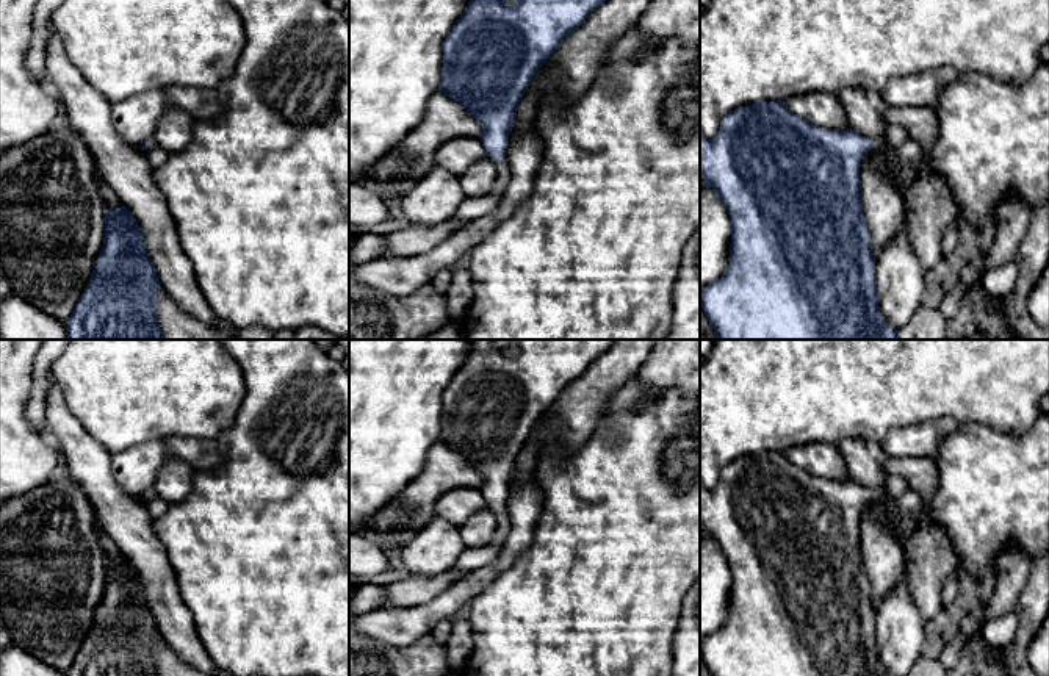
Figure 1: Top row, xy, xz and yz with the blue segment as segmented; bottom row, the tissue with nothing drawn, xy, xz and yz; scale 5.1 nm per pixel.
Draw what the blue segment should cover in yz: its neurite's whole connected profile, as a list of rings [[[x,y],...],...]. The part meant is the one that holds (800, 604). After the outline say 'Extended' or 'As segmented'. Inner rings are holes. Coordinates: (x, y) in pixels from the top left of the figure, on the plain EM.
[[[756,452],[728,463],[714,490],[700,484],[700,541],[706,534],[722,549],[731,573],[730,617],[725,624],[700,642],[700,657],[711,676],[889,676],[878,657],[875,632],[875,607],[871,596],[871,579],[864,568],[863,534],[860,529],[861,507],[869,501],[897,498],[908,490],[903,477],[891,477],[883,488],[866,488],[847,479],[836,482],[813,476],[795,466],[784,452]]]. Extended

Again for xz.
[[[473,340],[465,363],[443,391],[438,441],[459,452],[481,476],[479,490],[496,512],[498,527],[488,545],[504,543],[510,532],[506,502],[517,457],[532,426],[615,340]]]. Extended

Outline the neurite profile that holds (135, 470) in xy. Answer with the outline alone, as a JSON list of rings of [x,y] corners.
[[[149,440],[111,455],[113,476],[135,499],[155,484],[158,471],[171,458],[164,440]]]

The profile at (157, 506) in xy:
[[[157,494],[146,502],[146,510],[150,515],[150,518],[155,520],[163,516],[168,512],[169,505],[171,504],[168,501]]]

